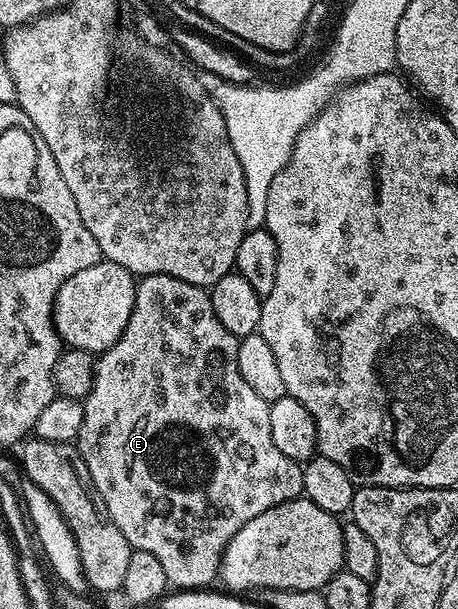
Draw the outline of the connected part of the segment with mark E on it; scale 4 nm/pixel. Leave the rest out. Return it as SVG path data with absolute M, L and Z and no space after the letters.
M145 275L136 282L133 313L129 313L129 325L125 325L125 333L109 350L98 356L95 364L95 380L93 389L82 399L83 416L81 417L81 433L77 446L81 457L85 457L85 465L89 465L89 473L93 477L93 485L97 485L97 493L101 493L101 501L105 501L105 509L109 509L109 517L125 533L125 541L136 551L150 553L157 557L165 568L168 584L175 589L207 589L211 582L218 580L223 566L223 554L233 541L237 529L241 525L249 525L253 517L261 517L269 509L291 499L303 495L303 469L300 464L285 457L281 449L277 449L273 441L273 433L269 429L269 405L241 377L241 369L237 369L237 349L239 339L221 321L217 321L217 313L213 313L213 305L208 288L189 285L189 281L177 281L177 277L168 275Z

